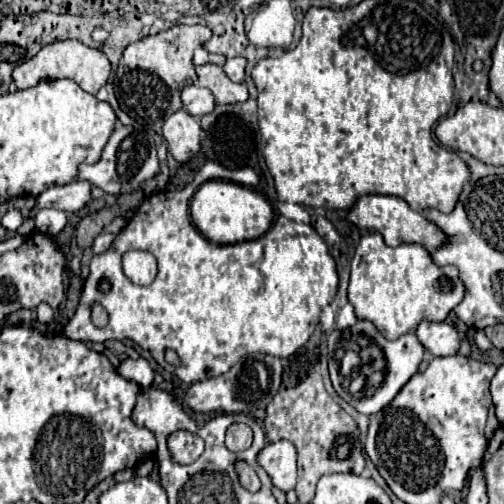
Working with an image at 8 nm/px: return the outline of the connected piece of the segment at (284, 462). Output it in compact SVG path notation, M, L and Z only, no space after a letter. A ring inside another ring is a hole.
M280 440L266 444L258 454L258 464L276 488L288 492L296 486L296 448L292 442Z

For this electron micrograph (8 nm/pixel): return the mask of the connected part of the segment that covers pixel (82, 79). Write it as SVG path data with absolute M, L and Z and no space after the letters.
M64 40L64 42L52 42L46 44L32 60L20 64L14 68L14 84L18 86L18 90L24 88L32 88L42 80L58 80L58 78L70 78L74 80L82 90L96 94L108 80L110 76L110 62L104 56L104 52L84 46L80 40Z

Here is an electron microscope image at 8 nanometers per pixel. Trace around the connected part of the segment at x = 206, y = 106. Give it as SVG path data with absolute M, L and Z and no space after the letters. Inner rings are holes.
M186 86L182 90L182 102L184 102L184 110L188 114L192 114L194 118L200 118L200 116L206 116L214 110L216 106L216 100L214 100L214 94L208 90L208 88L202 88L202 86Z

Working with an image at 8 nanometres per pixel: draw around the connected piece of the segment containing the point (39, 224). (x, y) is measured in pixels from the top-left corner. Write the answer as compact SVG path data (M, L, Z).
M46 208L46 210L40 210L36 214L34 230L40 232L40 234L46 234L46 236L56 236L66 226L66 222L68 222L66 212L54 210L54 208Z

